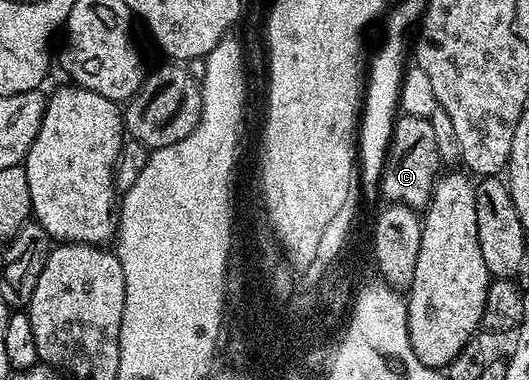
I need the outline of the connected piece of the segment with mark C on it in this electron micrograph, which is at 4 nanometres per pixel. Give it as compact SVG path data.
M402 114L395 119L394 129L390 135L390 145L386 151L386 161L382 167L382 178L380 181L380 196L383 201L392 204L403 204L415 210L425 209L430 203L430 195L434 189L434 181L440 175L440 159L437 154L435 133L432 131L429 119L422 114L413 114L414 116L406 116L410 114Z

